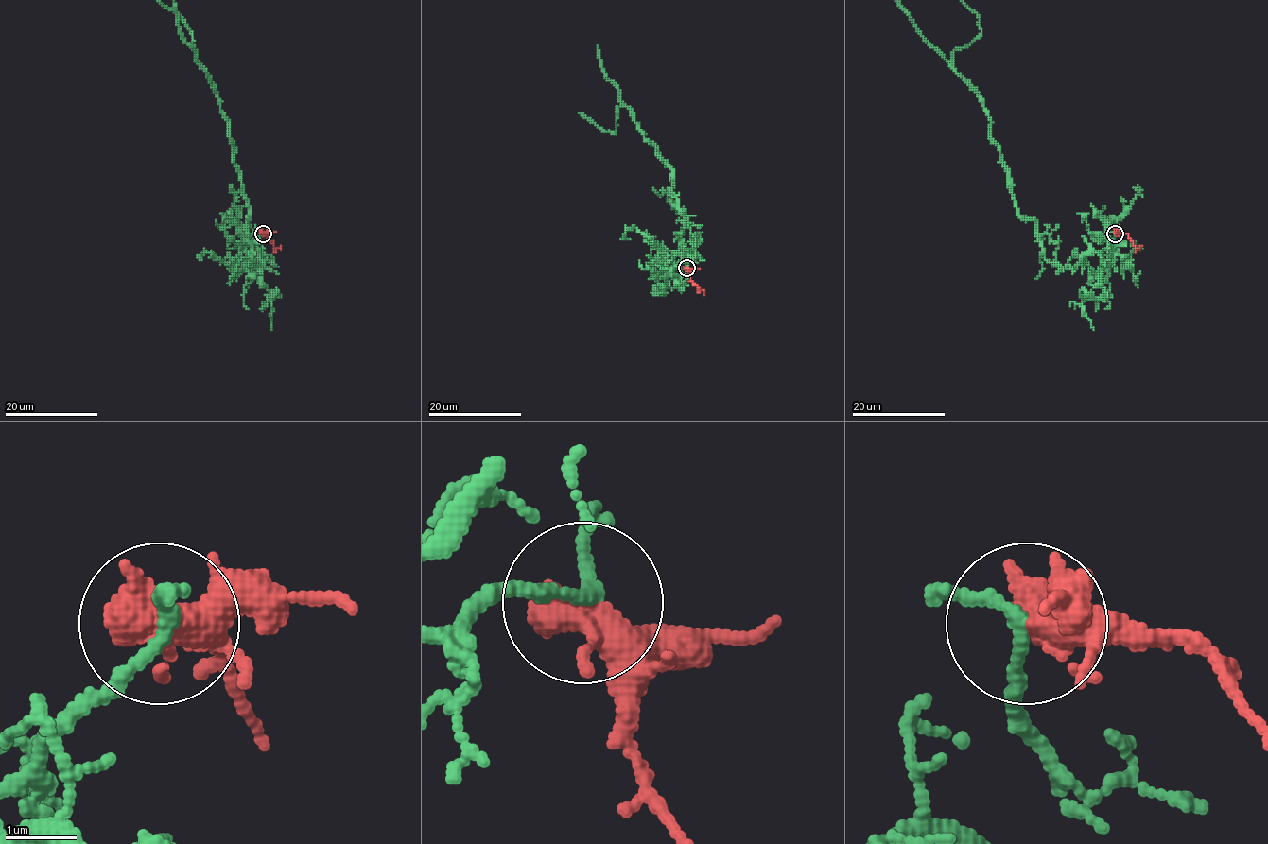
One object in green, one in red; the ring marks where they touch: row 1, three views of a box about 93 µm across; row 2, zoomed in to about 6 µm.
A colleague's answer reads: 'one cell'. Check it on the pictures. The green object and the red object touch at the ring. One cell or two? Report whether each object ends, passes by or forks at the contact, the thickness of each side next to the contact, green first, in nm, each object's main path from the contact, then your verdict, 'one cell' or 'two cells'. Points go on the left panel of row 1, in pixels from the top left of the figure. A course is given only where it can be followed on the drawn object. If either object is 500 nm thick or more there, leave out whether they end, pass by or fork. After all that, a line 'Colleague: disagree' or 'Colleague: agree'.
160/500 nm | green via (263, 233), (246, 249), (259, 250), (260, 267), (229, 120), (190, 29) | red via (263, 233), (275, 249), (281, 245) | one cell
Colleague: agree

